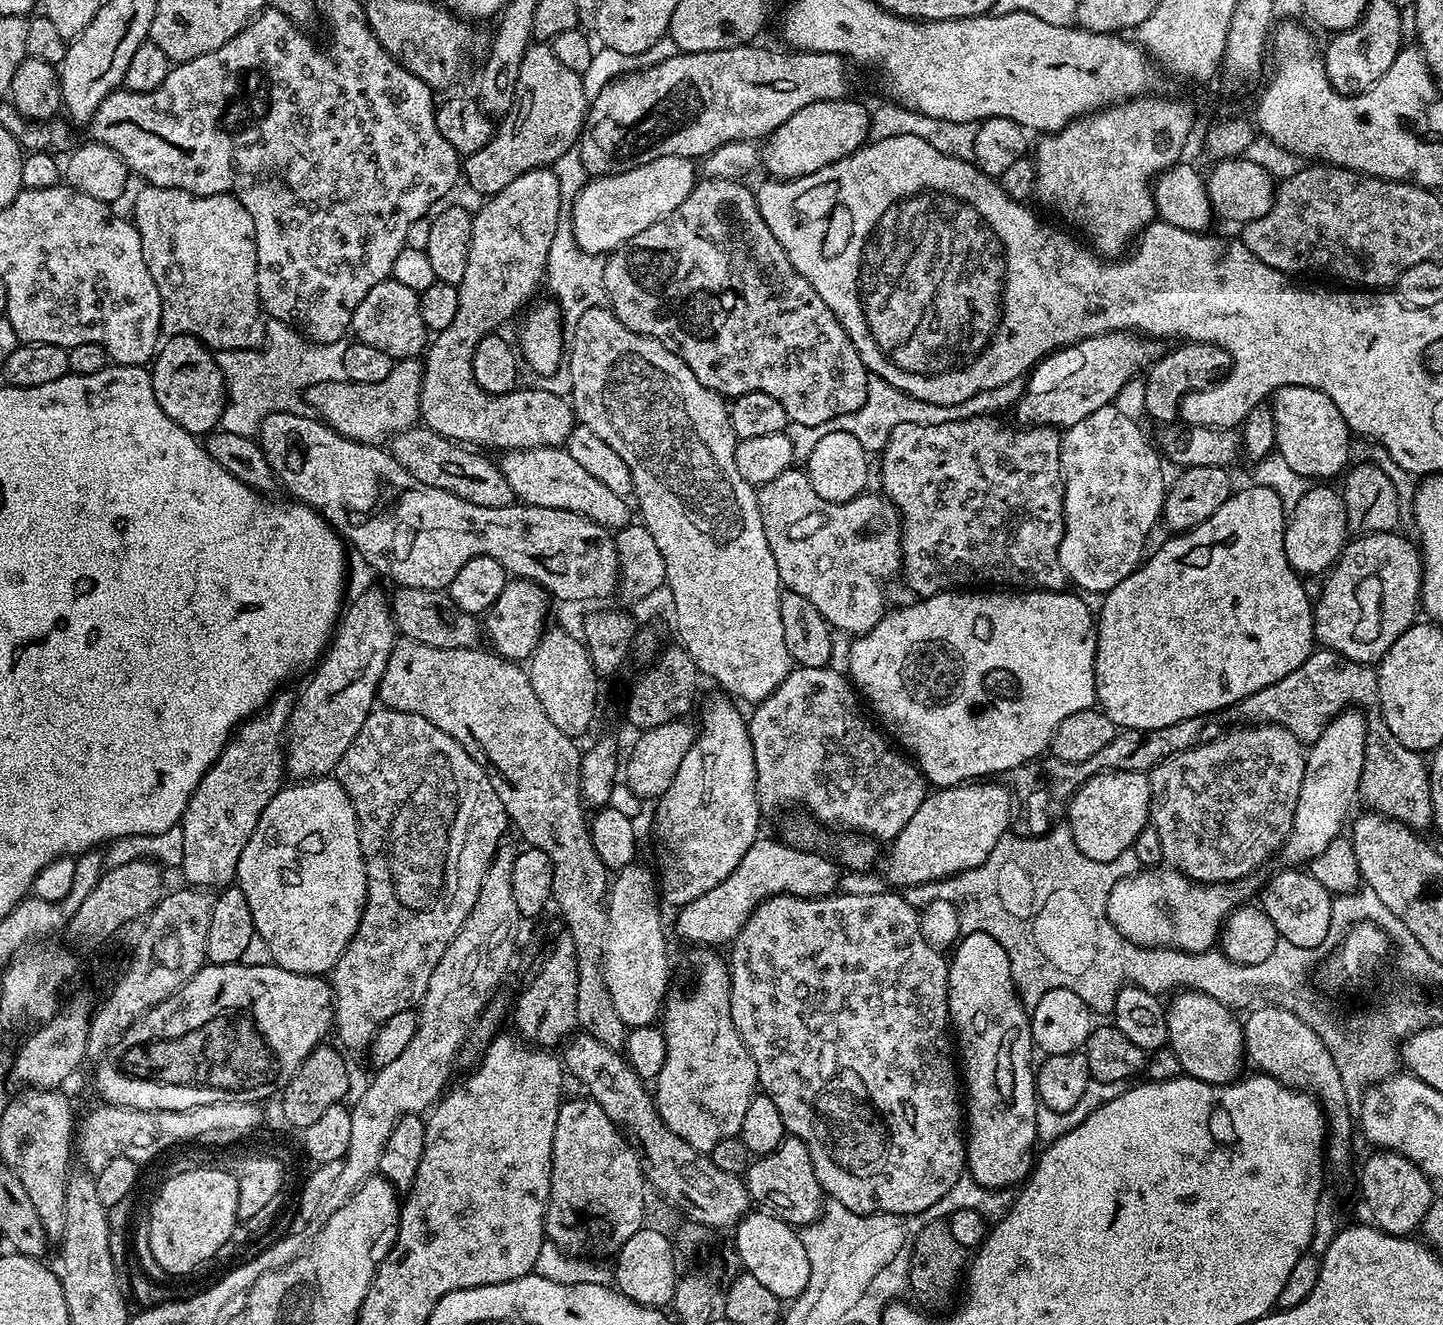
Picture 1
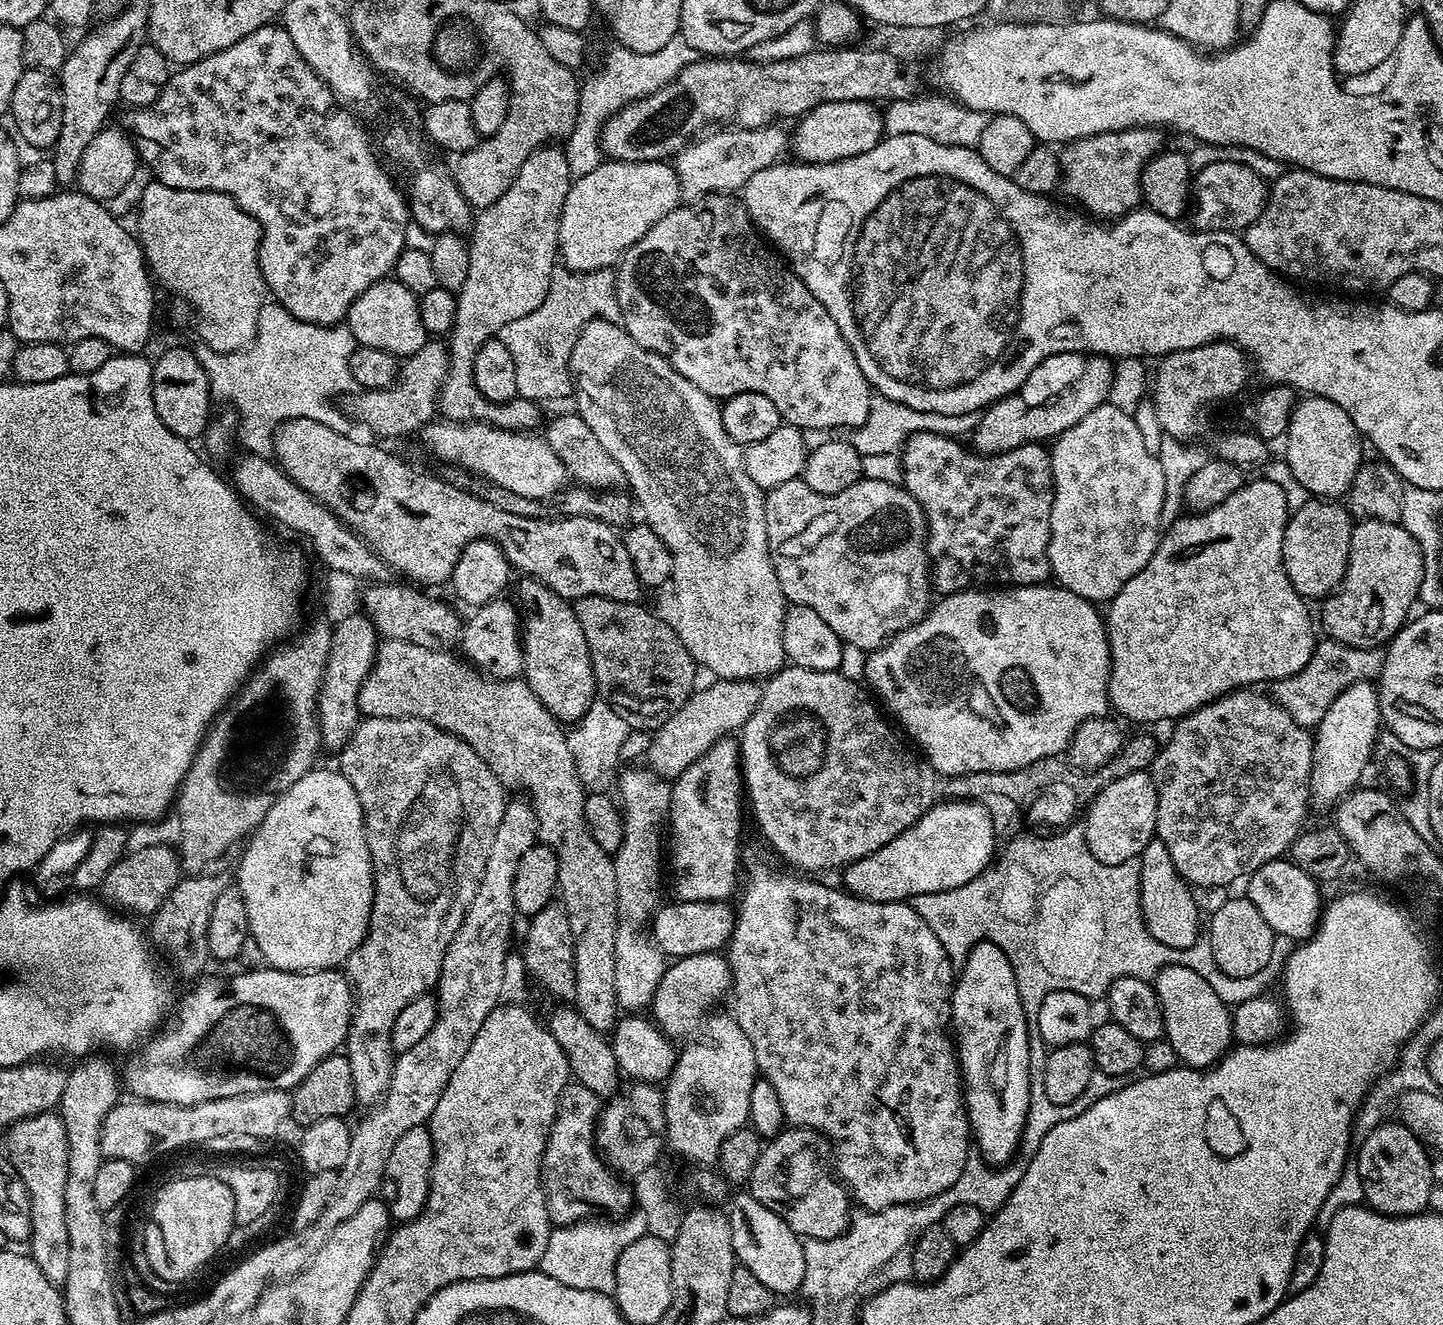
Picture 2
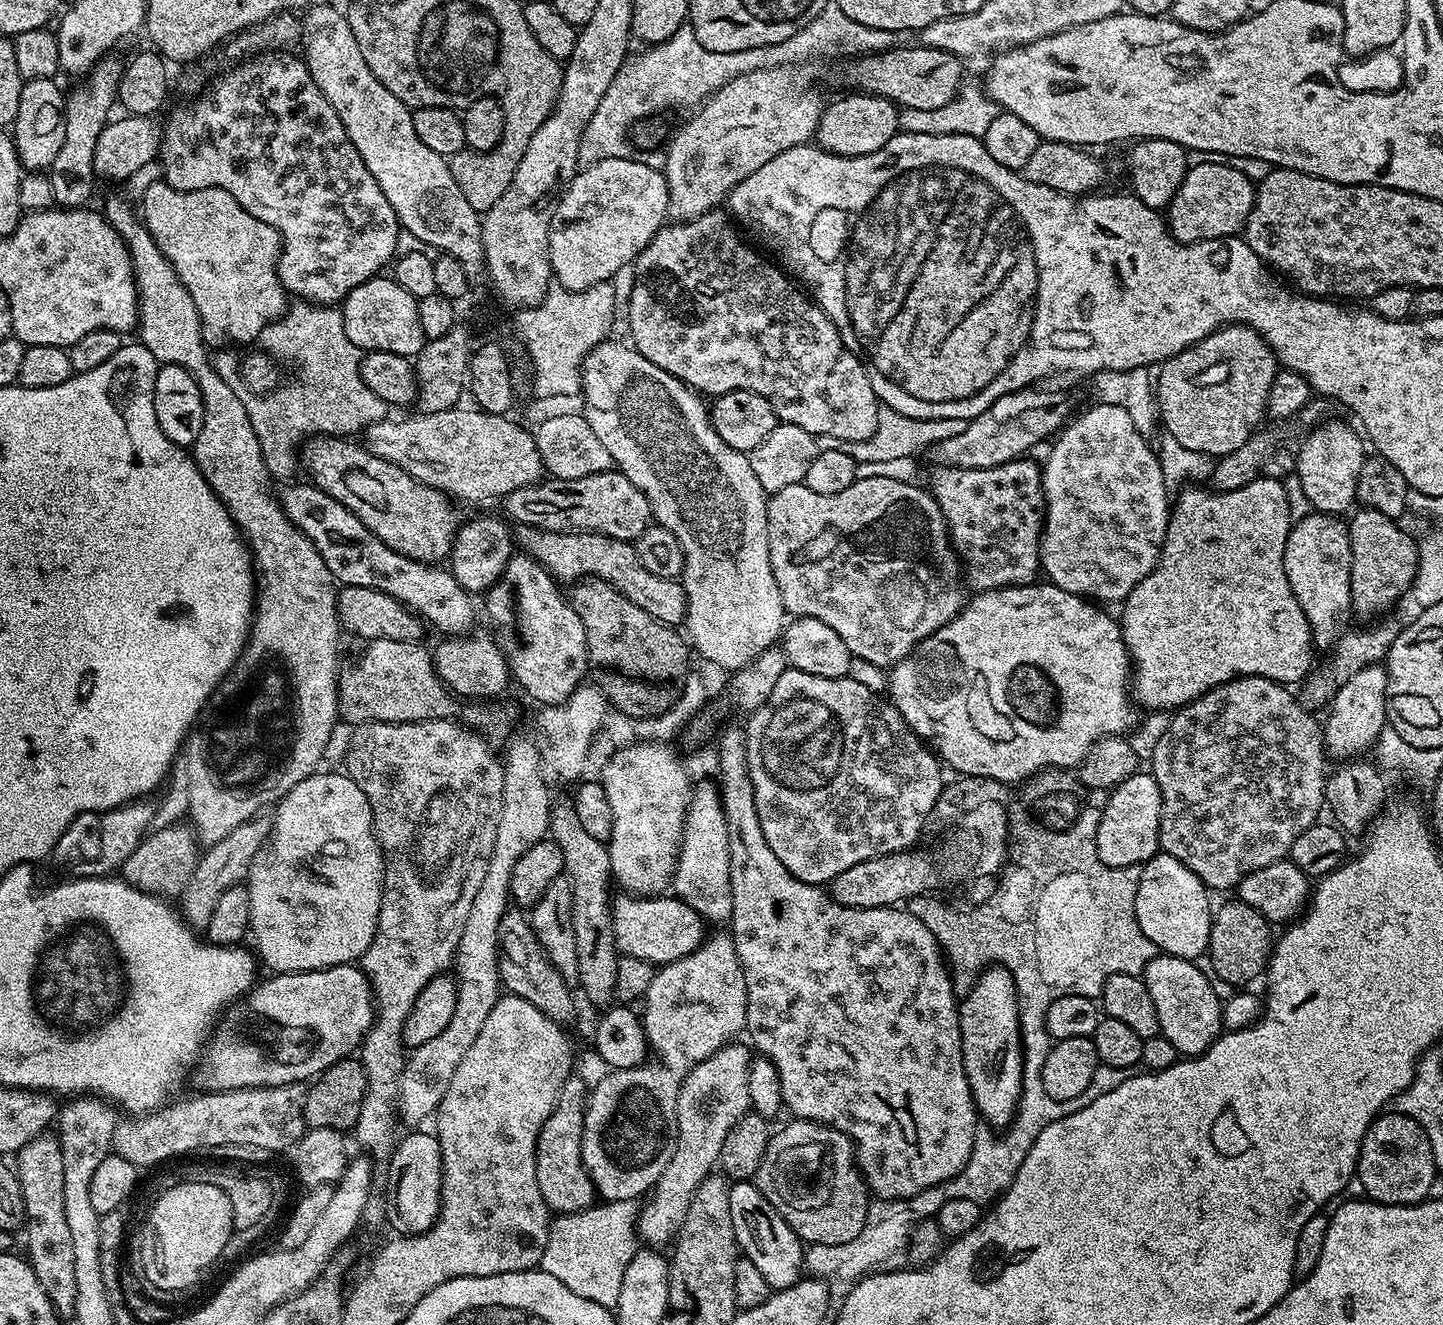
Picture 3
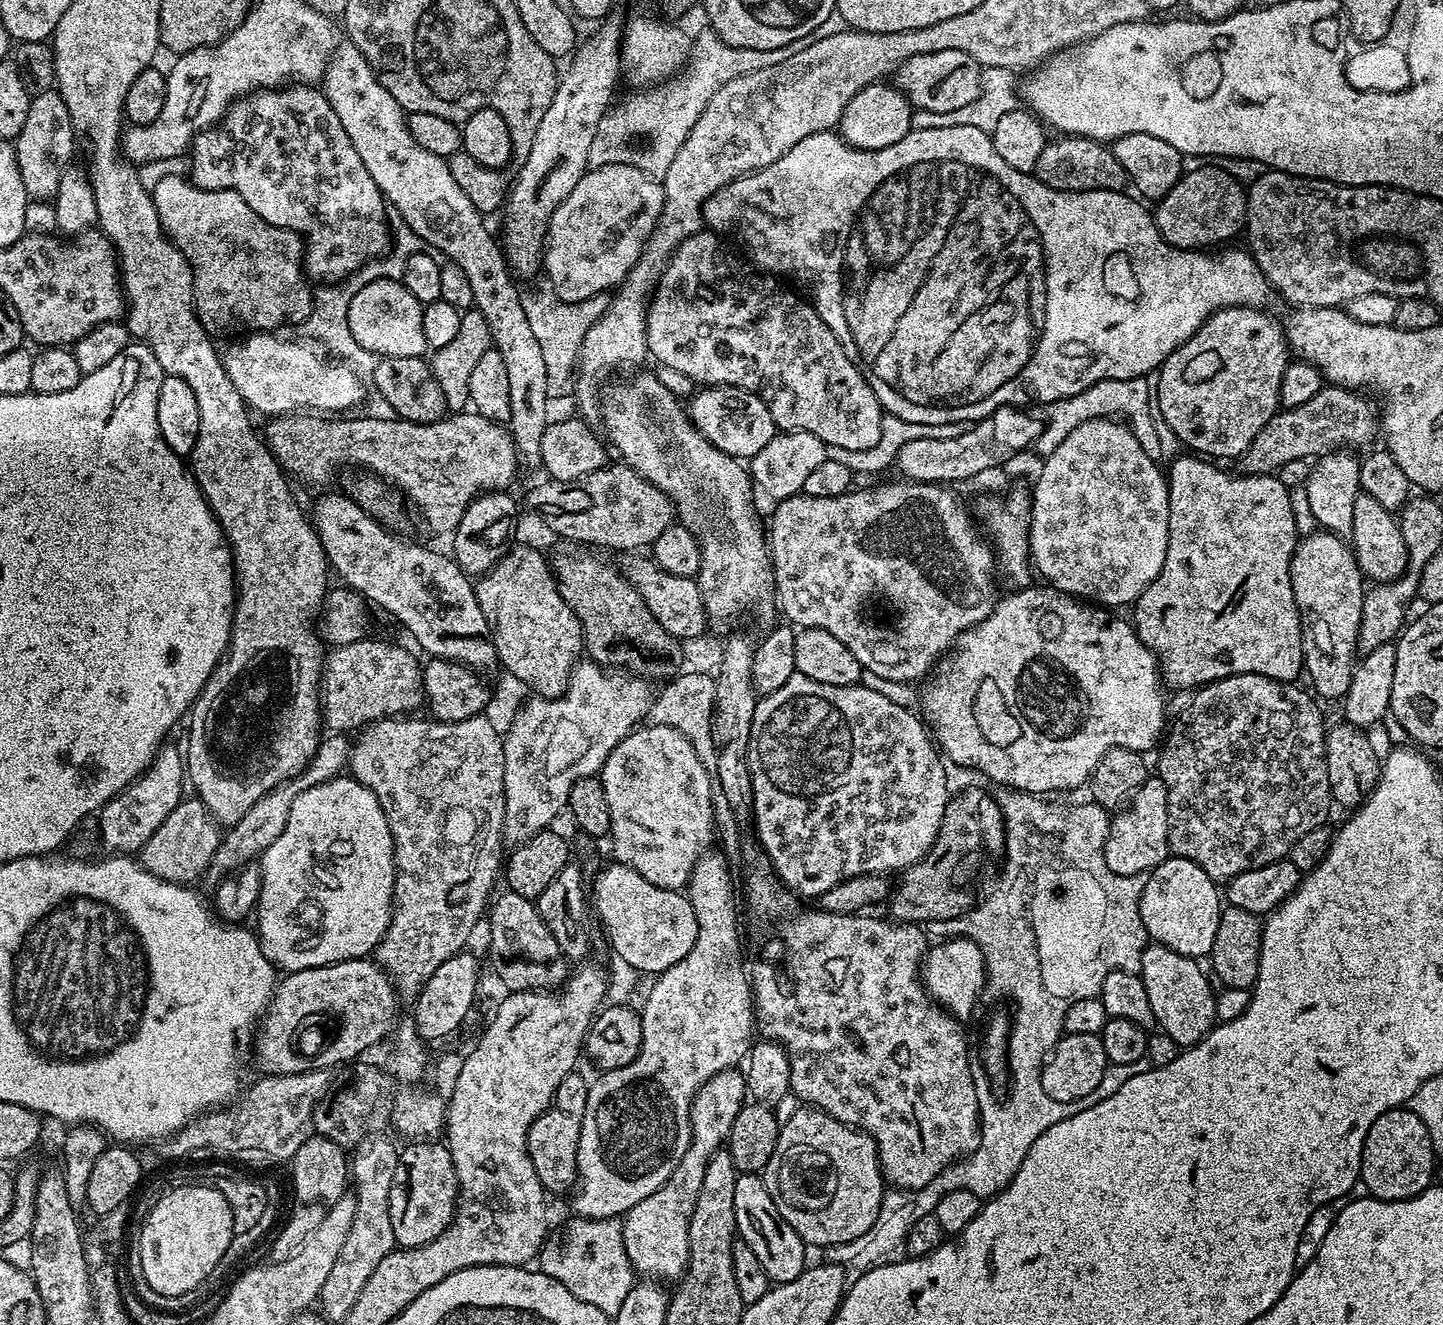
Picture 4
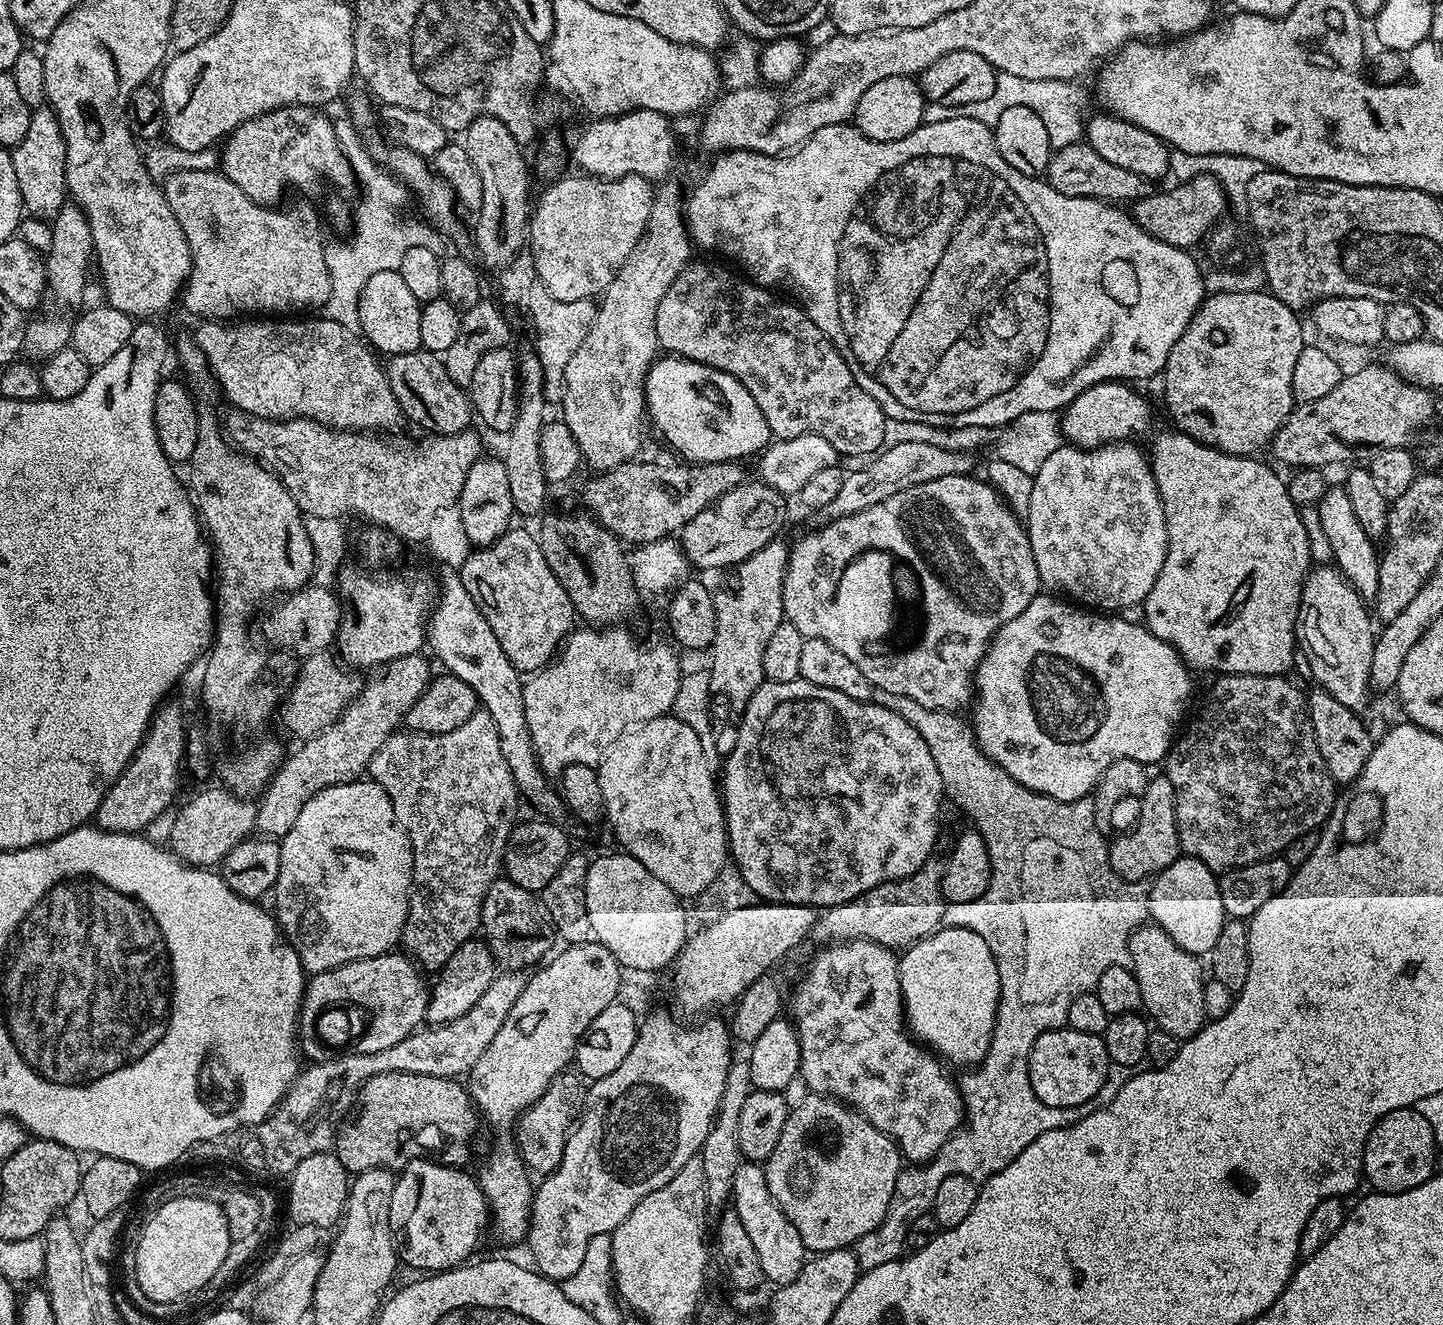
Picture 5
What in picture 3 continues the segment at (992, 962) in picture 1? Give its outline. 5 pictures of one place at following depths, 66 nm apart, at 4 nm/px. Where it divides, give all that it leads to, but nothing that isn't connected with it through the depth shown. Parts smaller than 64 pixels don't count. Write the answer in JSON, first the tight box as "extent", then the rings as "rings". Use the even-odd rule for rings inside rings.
{"extent":[959,966,1024,1130],"rings":[[[988,966],[975,977],[972,989],[963,993],[959,1001],[960,1037],[962,1038],[962,1058],[966,1078],[970,1082],[976,1111],[993,1124],[993,1129],[1003,1130],[1012,1122],[1016,1114],[1016,1105],[1020,1103],[1022,1074],[1024,1073],[1024,1053],[1020,1051],[1020,1011],[1016,1005],[1014,978],[1001,966]]]}

